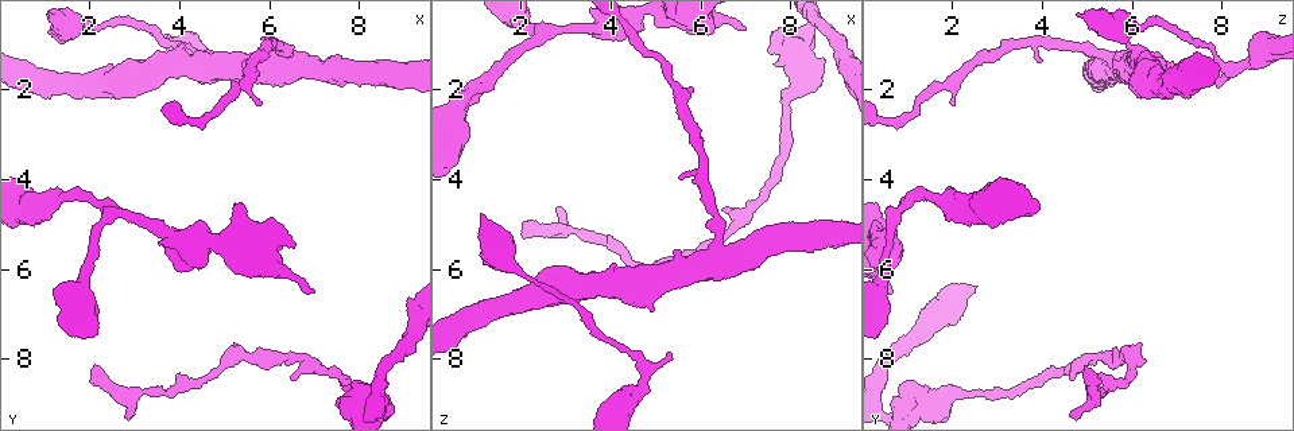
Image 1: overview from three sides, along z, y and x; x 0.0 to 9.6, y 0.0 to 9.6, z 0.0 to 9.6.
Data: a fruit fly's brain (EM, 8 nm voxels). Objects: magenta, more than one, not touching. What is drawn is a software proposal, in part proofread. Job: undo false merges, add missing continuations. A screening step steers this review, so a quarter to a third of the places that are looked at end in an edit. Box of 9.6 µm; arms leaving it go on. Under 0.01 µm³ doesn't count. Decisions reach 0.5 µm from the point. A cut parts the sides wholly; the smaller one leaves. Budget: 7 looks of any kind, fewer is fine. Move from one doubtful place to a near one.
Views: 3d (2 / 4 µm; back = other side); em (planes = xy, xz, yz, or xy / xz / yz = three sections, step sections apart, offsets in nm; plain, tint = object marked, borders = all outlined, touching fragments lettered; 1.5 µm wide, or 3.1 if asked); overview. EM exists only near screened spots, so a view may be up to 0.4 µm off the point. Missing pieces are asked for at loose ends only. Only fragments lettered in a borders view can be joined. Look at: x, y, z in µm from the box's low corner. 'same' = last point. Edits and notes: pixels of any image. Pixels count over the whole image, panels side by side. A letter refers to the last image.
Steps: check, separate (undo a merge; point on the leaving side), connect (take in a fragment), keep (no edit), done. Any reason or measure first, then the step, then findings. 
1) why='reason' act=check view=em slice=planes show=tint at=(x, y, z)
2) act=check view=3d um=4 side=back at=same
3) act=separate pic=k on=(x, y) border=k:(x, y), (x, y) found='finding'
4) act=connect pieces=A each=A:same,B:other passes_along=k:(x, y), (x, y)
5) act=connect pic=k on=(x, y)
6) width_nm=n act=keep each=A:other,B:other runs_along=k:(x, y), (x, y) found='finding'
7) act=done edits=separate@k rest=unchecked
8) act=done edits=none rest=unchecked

act=check view=em slice=yz step=8 show=borders at=(2.60, 4.70, 0.70)

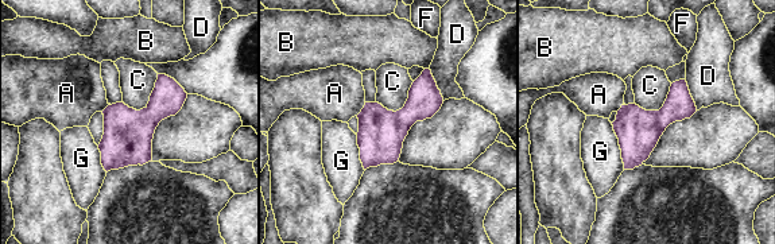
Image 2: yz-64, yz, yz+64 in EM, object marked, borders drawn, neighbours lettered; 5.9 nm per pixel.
act=keep each=A:other,B:other,C:other,D:other,F:other,G:other border=2:(158, 74), (144, 107), (121, 101) found='all the same neuron'

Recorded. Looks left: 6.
why='an open end' act=check view=3d um=2 side=back at=(5.60, 1.40, 4.00)

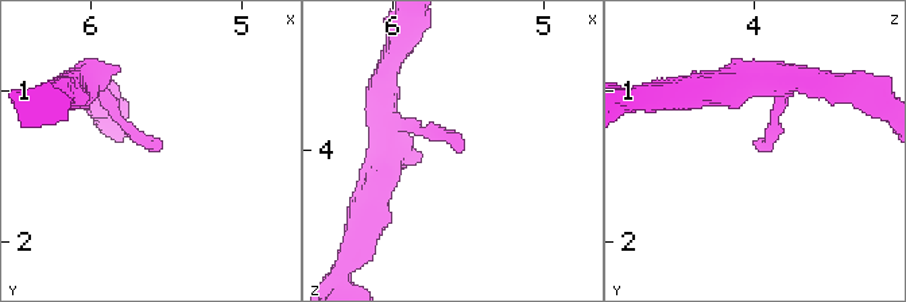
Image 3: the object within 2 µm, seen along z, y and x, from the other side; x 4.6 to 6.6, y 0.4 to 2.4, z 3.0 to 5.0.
why='need the tissue' act=check view=em slice=planes show=borders at=(5.56, 1.36, 4.00)

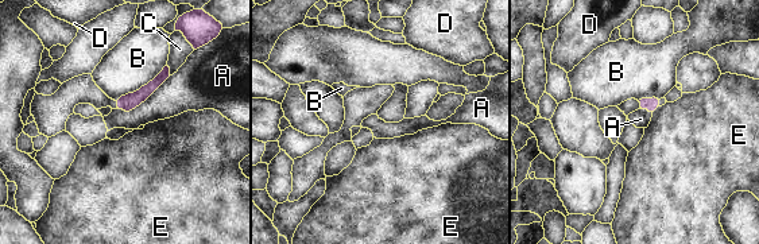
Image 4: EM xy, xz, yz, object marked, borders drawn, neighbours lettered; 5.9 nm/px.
longest_contact=B:380nm act=keep each=A:other,B:other,C:other,D:other,E:other found='none of them fits'

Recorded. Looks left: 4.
why='thin end' act=check view=3d um=4 at=(5.35, 2.00, 7.85)

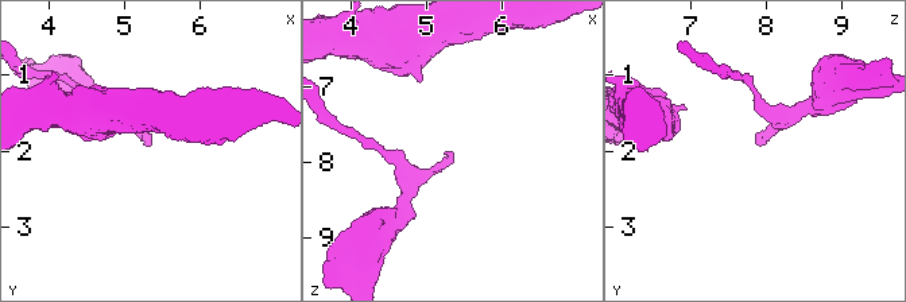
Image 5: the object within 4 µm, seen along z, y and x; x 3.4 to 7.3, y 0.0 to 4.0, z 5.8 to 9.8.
why='need the tissue' act=check view=em slice=planes show=borders at=(5.30, 1.95, 7.90)

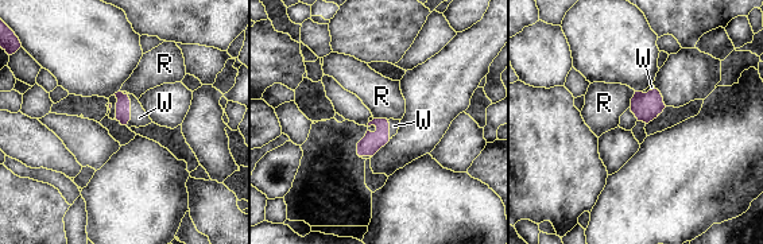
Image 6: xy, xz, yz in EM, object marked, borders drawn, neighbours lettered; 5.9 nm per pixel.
act=connect pieces=W each=R:other,W:same passes_along=6:(123, 107), (130, 108), (139, 117) found='it goes on there'

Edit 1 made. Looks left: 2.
act=done edits=connect@6 rest=unchecked

